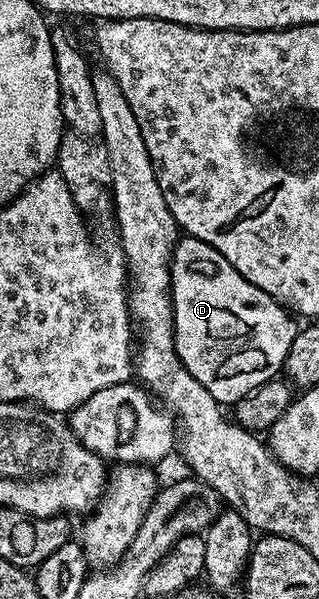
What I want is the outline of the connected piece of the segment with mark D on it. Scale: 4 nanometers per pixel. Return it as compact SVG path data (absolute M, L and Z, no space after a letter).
M189 235L177 239L176 248L172 251L172 317L174 318L174 342L178 358L186 366L186 370L194 378L198 378L198 382L206 386L206 390L210 390L212 397L222 406L232 406L236 401L250 395L256 388L272 380L283 369L284 360L290 350L290 342L294 342L298 331L298 324L295 324L297 321L293 319L287 308L283 308L277 300L270 298L270 294L258 290L258 286L246 282L246 278L242 278L242 274L238 274L238 270L234 270L234 266L230 266L230 262L226 262L222 254L218 254L218 250L214 250L206 242Z

